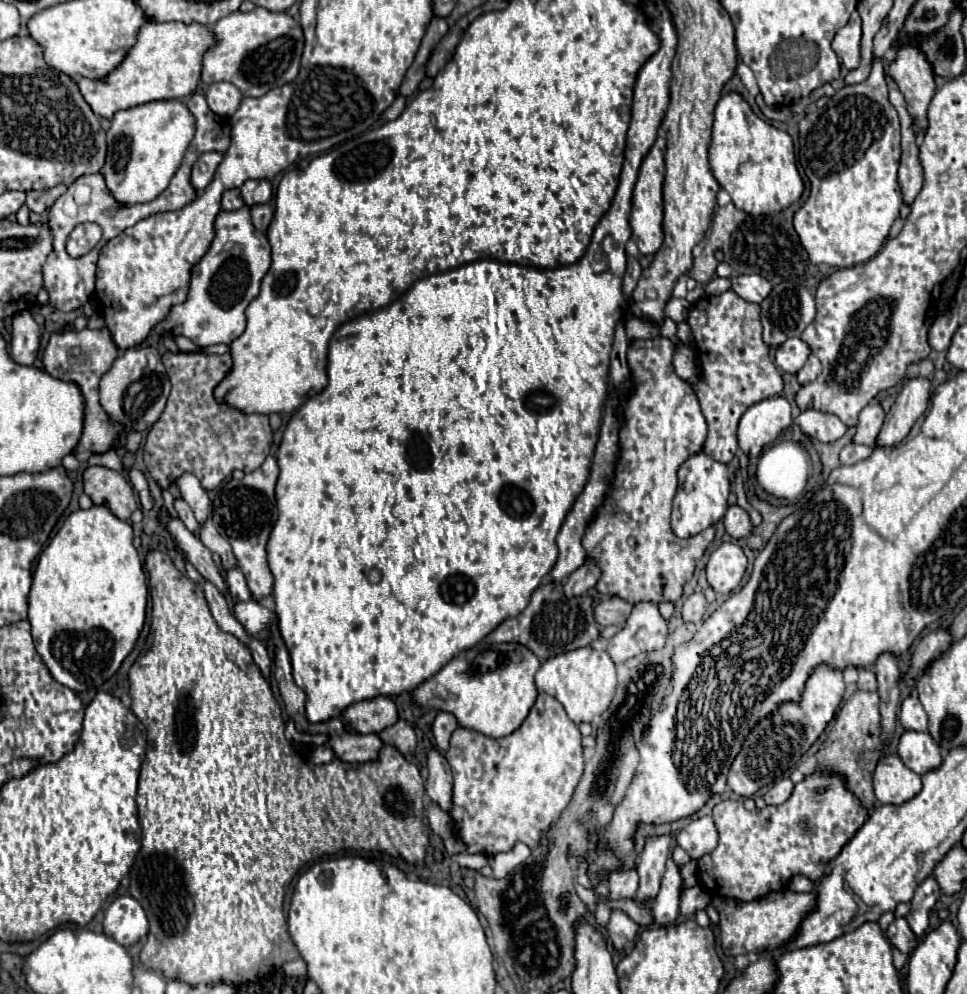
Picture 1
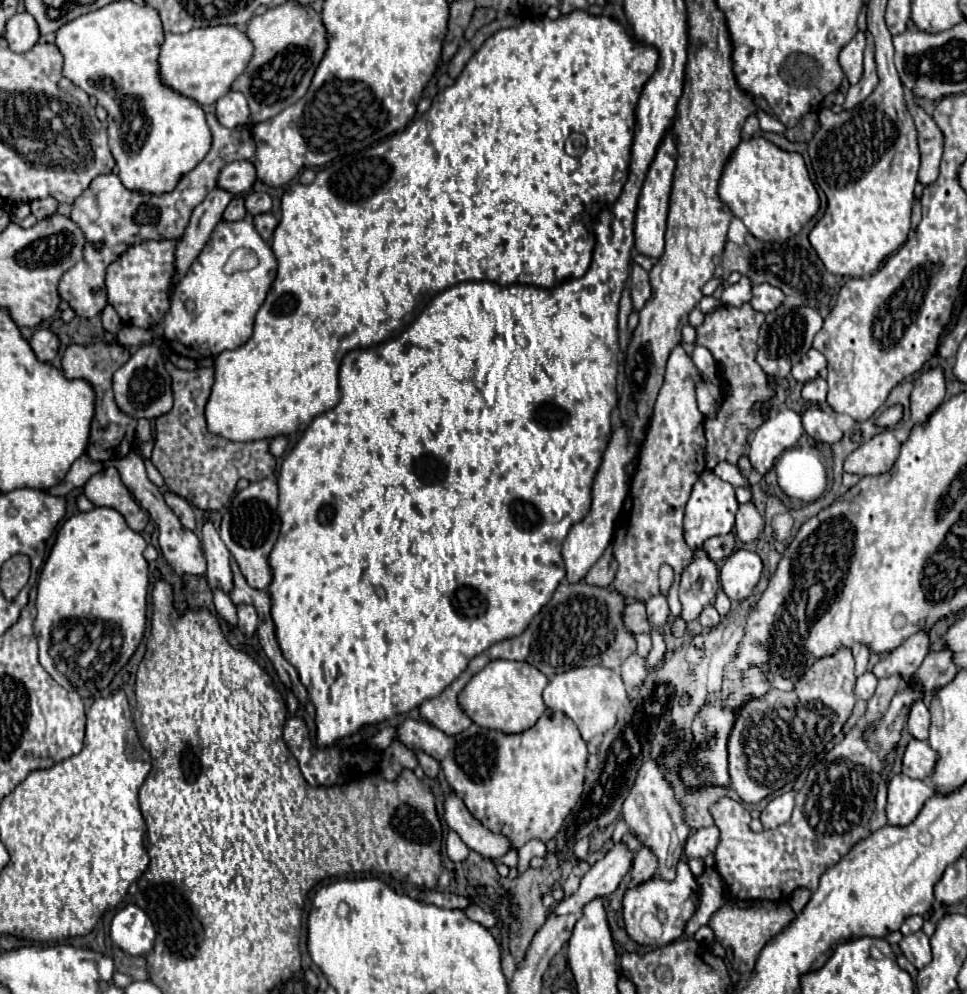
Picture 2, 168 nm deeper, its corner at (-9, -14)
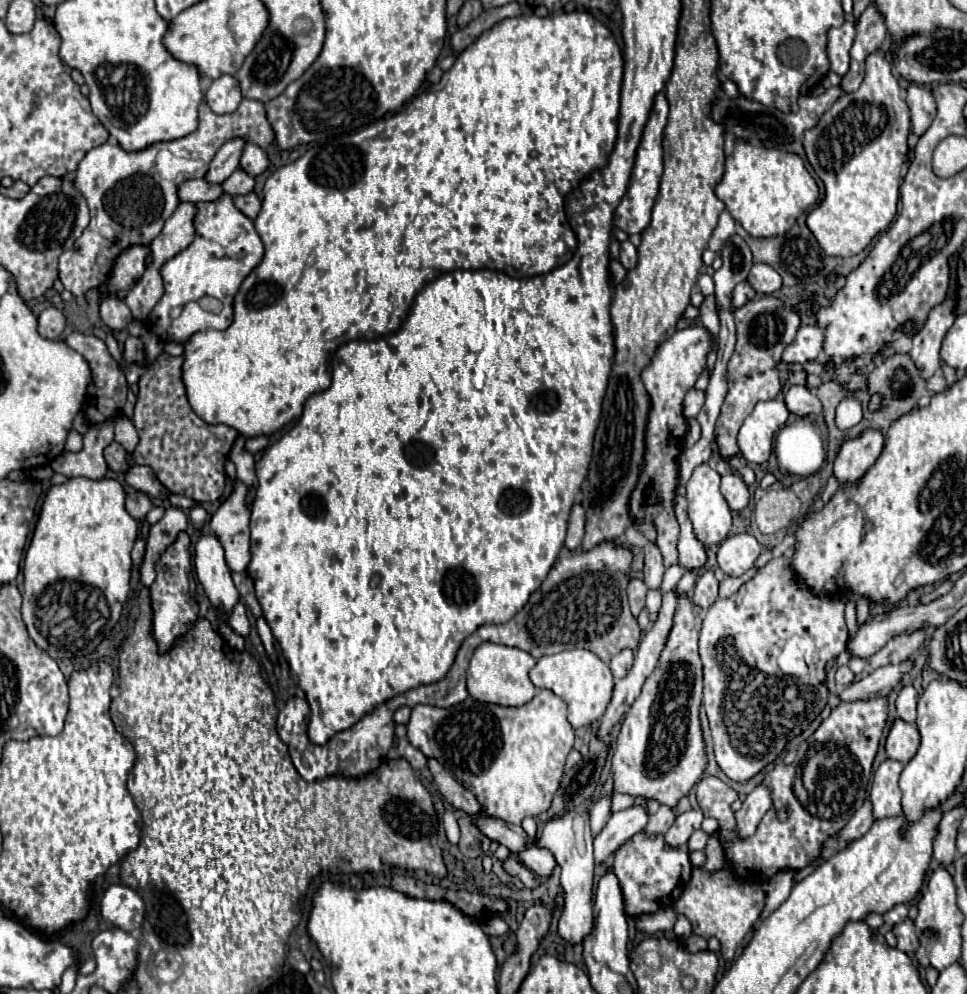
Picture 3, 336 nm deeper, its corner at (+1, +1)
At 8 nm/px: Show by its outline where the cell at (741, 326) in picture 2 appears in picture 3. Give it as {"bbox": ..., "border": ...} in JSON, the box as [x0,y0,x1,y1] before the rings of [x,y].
{"bbox":[731,281,755,311],"border":[[[743,281],[741,285],[737,285],[735,289],[733,289],[733,293],[731,293],[731,309],[733,311],[737,311],[737,309],[741,309],[747,301],[751,301],[755,297],[755,291],[751,289],[751,285],[747,283],[747,281]]]}

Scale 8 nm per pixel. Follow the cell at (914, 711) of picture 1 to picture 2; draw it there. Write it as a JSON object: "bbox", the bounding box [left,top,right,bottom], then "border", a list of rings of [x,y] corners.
{"bbox":[909,700,929,740],"border":[[[917,700],[913,706],[911,706],[911,714],[909,714],[909,734],[917,740],[927,740],[929,736],[929,710],[927,706],[923,704],[923,700]]]}

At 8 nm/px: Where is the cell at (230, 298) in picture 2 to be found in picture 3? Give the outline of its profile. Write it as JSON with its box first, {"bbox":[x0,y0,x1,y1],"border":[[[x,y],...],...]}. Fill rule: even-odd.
{"bbox":[149,193,265,344],"border":[[[223,193],[217,201],[197,203],[195,231],[195,241],[185,251],[169,259],[161,269],[165,293],[149,319],[149,329],[161,340],[184,344],[201,329],[227,329],[233,323],[233,299],[243,279],[261,263],[265,253],[253,221],[249,221],[249,217],[233,205],[233,197],[227,193]],[[203,295],[219,299],[223,303],[221,313],[203,311],[197,303]]]}

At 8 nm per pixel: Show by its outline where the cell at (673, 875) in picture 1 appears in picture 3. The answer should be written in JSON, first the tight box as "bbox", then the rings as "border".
{"bbox":[613,833,691,917],"border":[[[637,833],[615,853],[613,861],[613,873],[617,875],[619,887],[623,891],[625,913],[629,917],[643,917],[669,907],[675,899],[681,897],[683,887],[691,879],[691,869],[689,853],[685,849],[667,845],[663,837],[651,839],[643,833]]]}

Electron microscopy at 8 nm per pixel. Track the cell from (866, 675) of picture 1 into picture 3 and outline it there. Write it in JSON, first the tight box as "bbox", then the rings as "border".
{"bbox":[835,665,855,687],"border":[[[841,665],[841,667],[837,669],[837,675],[835,675],[837,685],[847,687],[847,685],[851,685],[851,683],[853,683],[853,679],[855,679],[855,673],[853,673],[847,665]]]}

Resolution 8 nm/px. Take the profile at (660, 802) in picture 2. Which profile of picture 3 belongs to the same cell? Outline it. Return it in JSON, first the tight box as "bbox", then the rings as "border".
{"bbox":[611,595,707,809],"border":[[[681,595],[677,617],[673,619],[673,629],[669,633],[669,641],[659,657],[657,669],[647,677],[641,695],[631,705],[629,715],[625,717],[617,747],[611,759],[611,773],[613,773],[613,789],[615,793],[627,793],[631,797],[645,797],[655,799],[661,805],[677,809],[679,801],[689,793],[689,789],[701,779],[703,769],[707,765],[707,755],[703,747],[701,727],[699,727],[699,705],[703,699],[703,673],[701,673],[701,659],[697,653],[697,639],[699,639],[699,617],[693,615],[693,603]]]}

